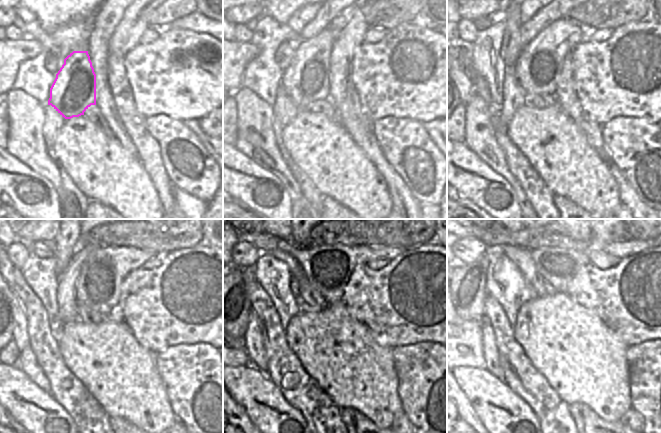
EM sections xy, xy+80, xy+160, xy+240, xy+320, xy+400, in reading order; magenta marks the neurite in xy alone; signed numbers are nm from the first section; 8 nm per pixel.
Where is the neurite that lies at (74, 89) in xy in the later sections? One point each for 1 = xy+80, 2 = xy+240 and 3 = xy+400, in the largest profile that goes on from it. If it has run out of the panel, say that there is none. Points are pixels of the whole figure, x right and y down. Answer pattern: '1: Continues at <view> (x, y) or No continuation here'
1: Continues at xy+80 (305, 80)
2: Continues at xy+240 (98, 286)
3: Continues at xy+400 (557, 266)

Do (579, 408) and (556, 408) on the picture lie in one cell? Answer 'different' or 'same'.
different

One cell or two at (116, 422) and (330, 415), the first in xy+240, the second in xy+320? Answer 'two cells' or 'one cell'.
two cells

